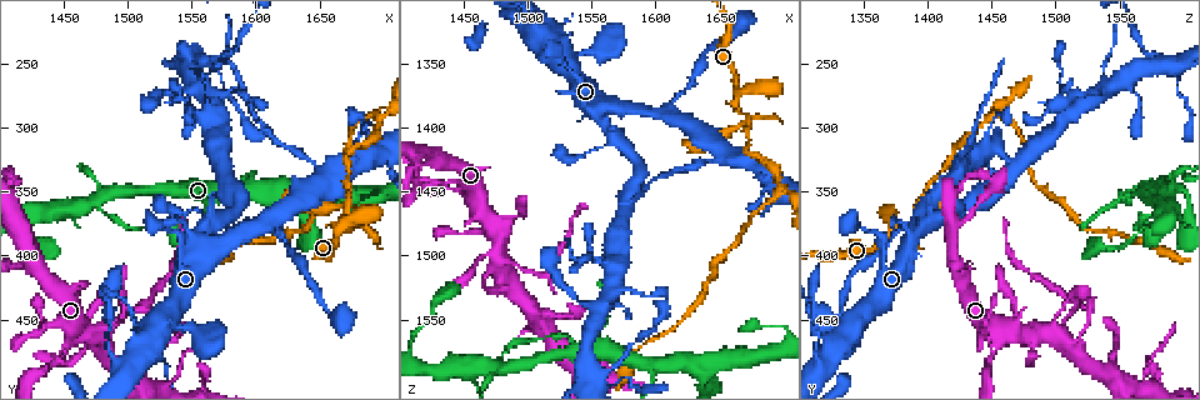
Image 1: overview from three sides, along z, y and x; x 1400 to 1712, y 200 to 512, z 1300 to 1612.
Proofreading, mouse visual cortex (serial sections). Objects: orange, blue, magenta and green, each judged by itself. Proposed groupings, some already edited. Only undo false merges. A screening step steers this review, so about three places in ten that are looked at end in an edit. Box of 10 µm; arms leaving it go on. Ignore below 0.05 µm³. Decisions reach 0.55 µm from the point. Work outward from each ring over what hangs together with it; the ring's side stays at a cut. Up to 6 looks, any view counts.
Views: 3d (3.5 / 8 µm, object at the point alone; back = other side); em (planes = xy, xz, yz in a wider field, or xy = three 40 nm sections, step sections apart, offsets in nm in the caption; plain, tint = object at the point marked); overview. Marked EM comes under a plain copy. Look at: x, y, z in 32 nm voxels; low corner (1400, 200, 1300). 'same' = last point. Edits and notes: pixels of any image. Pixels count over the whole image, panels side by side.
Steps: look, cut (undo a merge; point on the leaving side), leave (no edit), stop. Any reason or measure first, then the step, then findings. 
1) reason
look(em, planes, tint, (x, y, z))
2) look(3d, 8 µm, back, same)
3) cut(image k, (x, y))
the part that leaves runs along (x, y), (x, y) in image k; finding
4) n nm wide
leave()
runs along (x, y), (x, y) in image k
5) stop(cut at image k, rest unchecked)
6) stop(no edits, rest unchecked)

look(3d, 8 µm, (1452, 470, 1456))

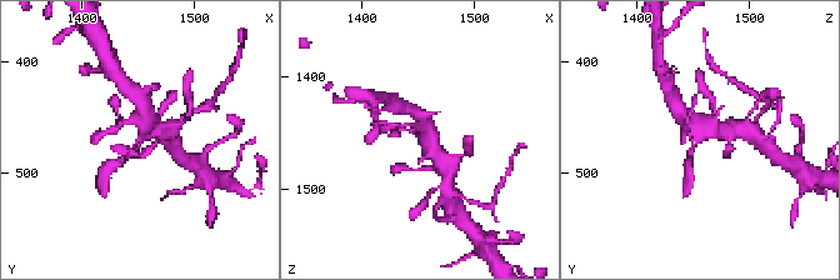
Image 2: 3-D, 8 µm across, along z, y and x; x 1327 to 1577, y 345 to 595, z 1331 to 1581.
3 arms; arms of 150, 450, 450 nm; now the EM
look(em, xy, step 1, tint, same)

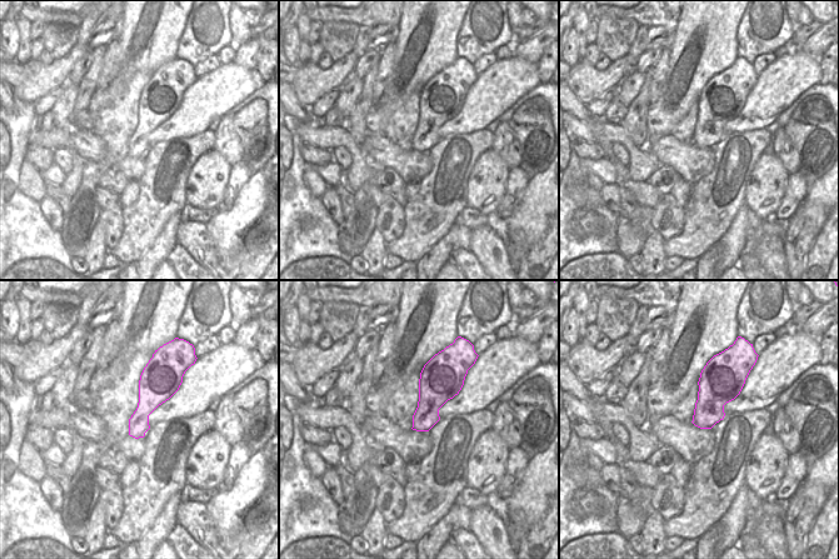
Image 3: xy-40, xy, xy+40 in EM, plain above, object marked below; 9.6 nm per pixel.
leave()
one cell here

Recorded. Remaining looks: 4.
sharp bend
look(3d, 3.5 µm, back, (1514, 438, 1518))

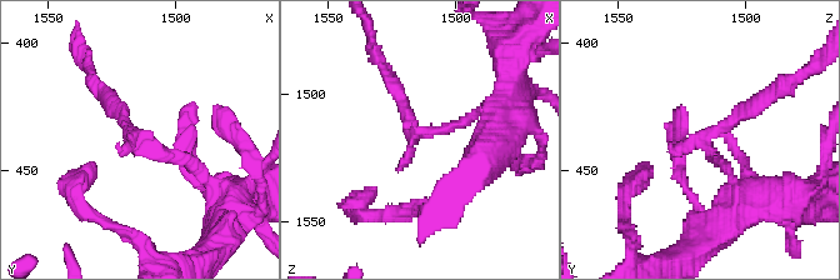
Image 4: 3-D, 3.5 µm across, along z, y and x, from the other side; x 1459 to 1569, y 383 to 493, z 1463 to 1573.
arms of 150, 200 nm; need the tissue
look(em, xy, step 5, tint, (1517, 437, 1516))

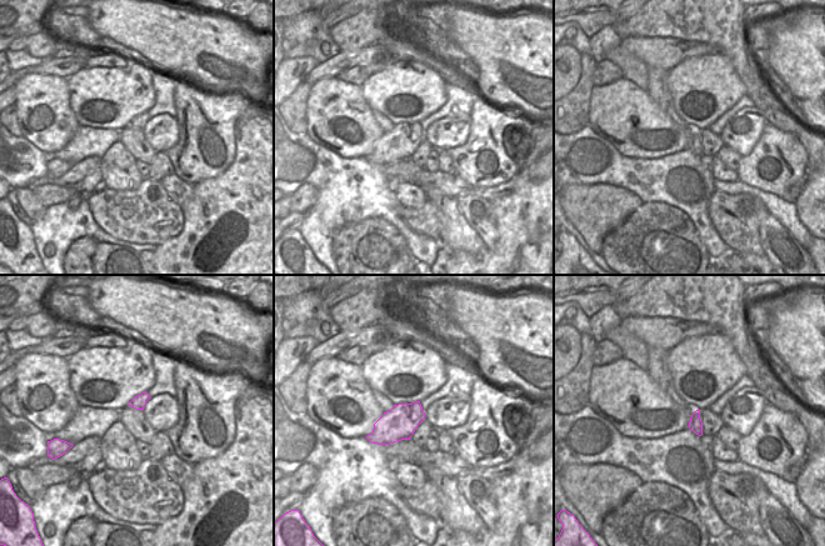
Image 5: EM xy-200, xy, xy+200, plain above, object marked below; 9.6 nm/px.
320 nm wide
cut(image 4, (730, 121))
the part that leaves runs along (709, 150), (709, 131), (779, 85) in image 4; a second cell is stuck on

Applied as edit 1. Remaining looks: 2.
look(3d, 8 µm, (1552, 392, 1384))

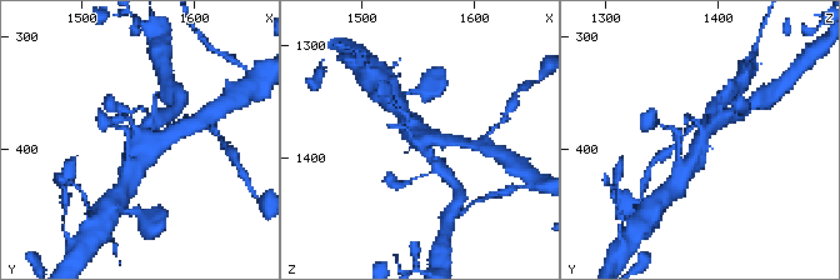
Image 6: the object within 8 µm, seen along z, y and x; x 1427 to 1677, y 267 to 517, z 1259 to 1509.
now the EM
look(em, xy, step 3, tint, same)

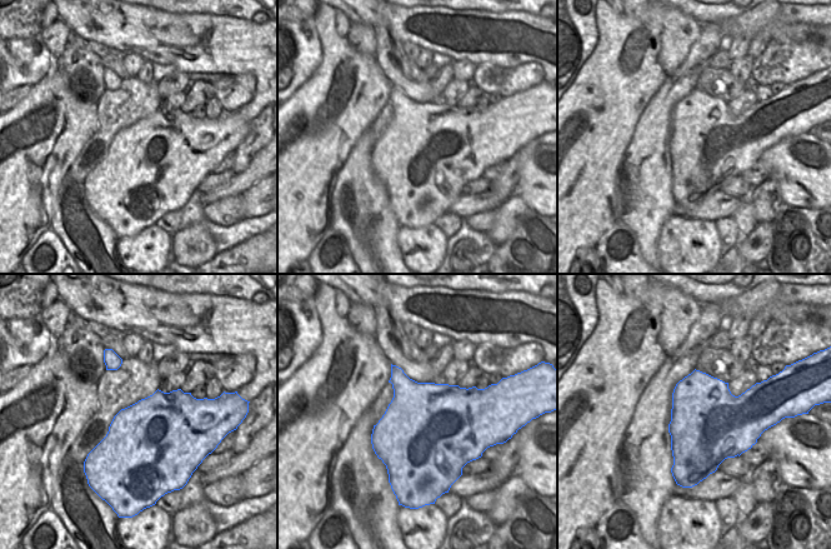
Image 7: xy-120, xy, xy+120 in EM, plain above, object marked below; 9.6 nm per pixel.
leave()
runs along (686, 169), (703, 135), (716, 120) in image 6; continuous, no second cell

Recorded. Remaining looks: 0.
stop(cut at image 4, rest unchecked)

